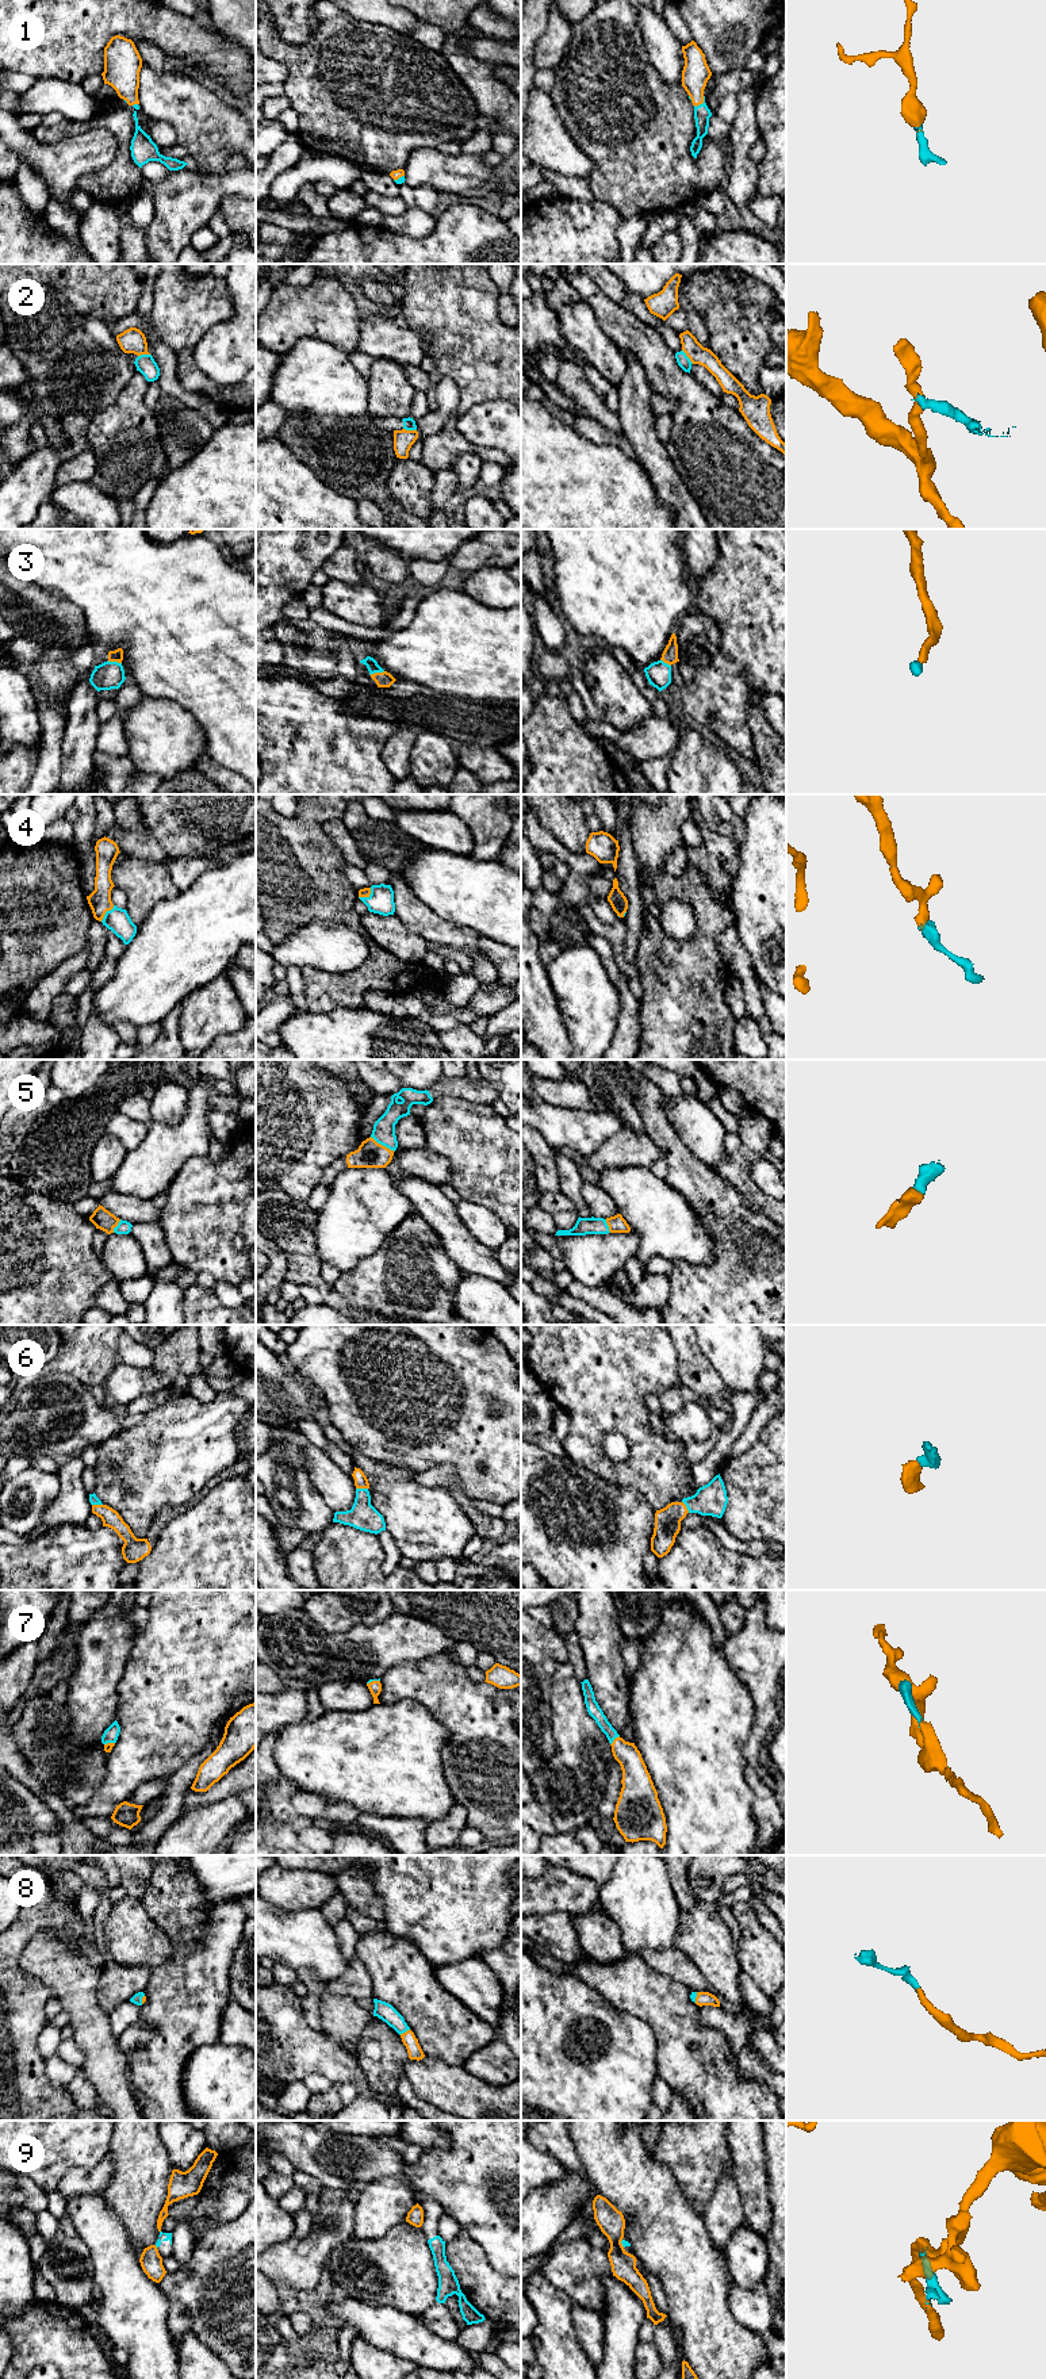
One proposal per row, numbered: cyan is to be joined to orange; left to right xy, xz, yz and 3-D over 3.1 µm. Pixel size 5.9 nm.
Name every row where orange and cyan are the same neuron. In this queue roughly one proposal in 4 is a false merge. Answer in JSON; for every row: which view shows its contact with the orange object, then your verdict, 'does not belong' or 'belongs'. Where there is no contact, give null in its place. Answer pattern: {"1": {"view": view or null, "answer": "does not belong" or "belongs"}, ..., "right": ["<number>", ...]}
{"1": {"view": "yz", "answer": "belongs"}, "2": {"view": "yz", "answer": "does not belong"}, "3": {"view": "xy", "answer": "belongs"}, "4": {"view": "xy", "answer": "belongs"}, "5": {"view": "xz", "answer": "belongs"}, "6": {"view": "xz", "answer": "belongs"}, "7": {"view": "yz", "answer": "belongs"}, "8": {"view": "xz", "answer": "belongs"}, "9": {"view": "yz", "answer": "does not belong"}, "right": ["1", "3", "4", "5", "6", "7", "8"]}

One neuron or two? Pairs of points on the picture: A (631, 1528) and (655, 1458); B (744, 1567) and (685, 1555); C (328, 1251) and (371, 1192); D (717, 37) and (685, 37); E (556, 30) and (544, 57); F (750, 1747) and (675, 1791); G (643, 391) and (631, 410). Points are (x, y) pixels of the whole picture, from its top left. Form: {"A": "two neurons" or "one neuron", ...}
{"A": "two neurons", "B": "one neuron", "C": "one neuron", "D": "two neurons", "E": "one neuron", "F": "two neurons", "G": "one neuron"}

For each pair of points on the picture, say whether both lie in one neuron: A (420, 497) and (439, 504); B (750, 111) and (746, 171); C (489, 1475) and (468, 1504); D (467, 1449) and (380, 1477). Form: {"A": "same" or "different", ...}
{"A": "different", "B": "same", "C": "different", "D": "different"}

